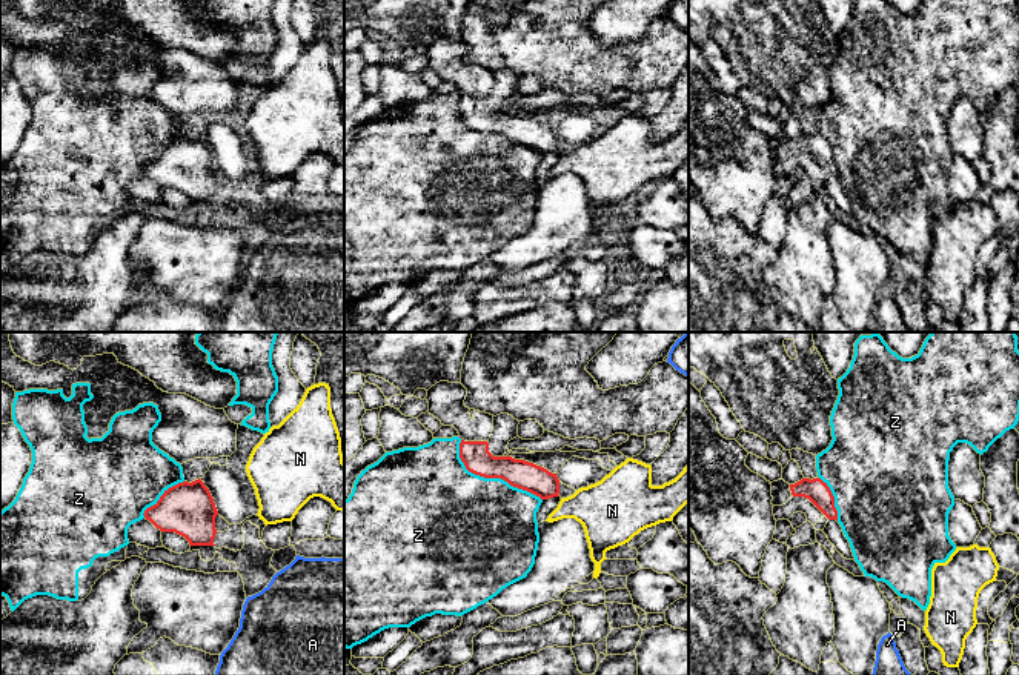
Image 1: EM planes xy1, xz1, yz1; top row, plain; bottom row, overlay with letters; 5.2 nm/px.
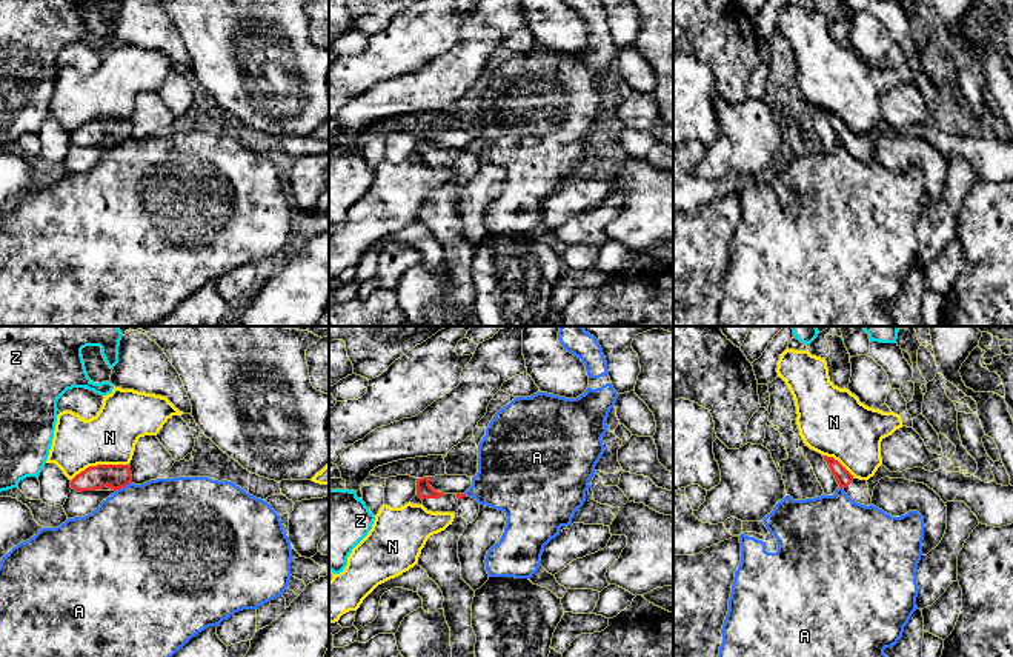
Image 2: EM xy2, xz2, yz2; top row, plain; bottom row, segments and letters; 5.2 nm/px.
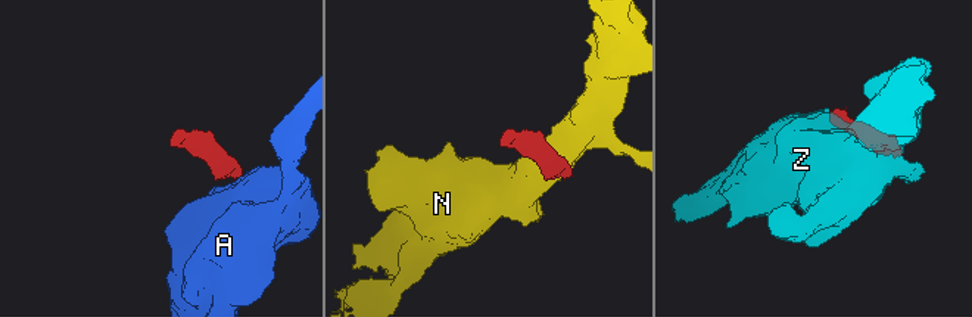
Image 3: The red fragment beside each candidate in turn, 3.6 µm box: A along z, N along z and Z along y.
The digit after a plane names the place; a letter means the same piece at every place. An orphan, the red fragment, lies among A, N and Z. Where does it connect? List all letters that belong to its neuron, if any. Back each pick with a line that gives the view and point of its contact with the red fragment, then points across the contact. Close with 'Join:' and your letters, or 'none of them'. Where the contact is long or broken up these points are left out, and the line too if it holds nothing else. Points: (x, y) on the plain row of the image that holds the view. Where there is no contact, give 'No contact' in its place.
Join: none of them

